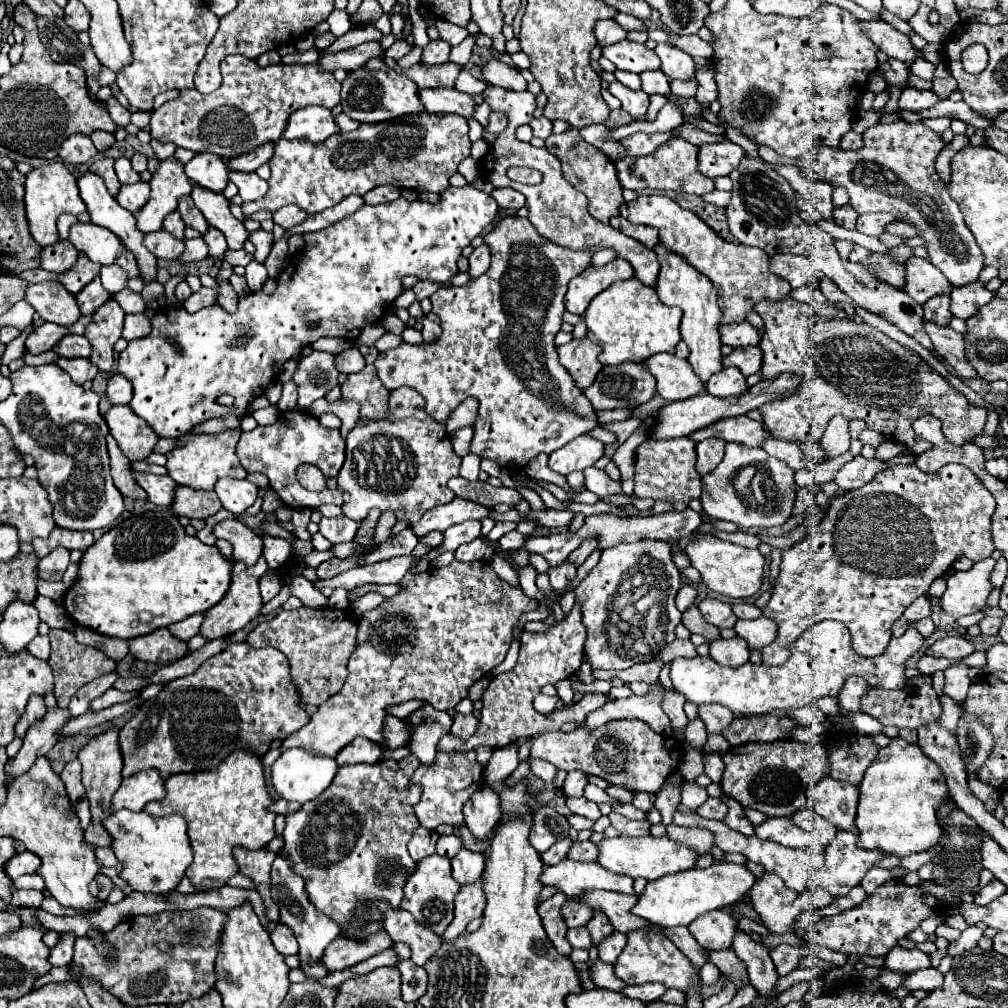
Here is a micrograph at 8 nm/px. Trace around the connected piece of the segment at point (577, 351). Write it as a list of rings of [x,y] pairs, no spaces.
[[[588,337],[572,339],[570,343],[558,347],[560,363],[568,369],[578,389],[582,391],[592,385],[594,375],[598,375],[598,371],[602,369],[602,363],[598,361],[598,353],[602,353],[602,349],[596,343],[592,343]]]

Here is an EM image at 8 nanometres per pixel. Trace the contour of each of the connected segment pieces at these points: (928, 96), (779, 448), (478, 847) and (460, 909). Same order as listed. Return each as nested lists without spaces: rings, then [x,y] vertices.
[[[906,87],[896,103],[896,107],[900,111],[910,111],[910,113],[920,113],[930,109],[932,105],[936,105],[938,97],[934,91],[920,91],[914,87]]]
[[[766,437],[766,441],[762,441],[762,449],[782,461],[786,461],[794,471],[806,469],[806,465],[802,465],[802,453],[798,453],[798,445],[790,445],[790,441],[782,441],[776,437]]]
[[[464,826],[459,829],[464,847],[473,852],[485,852],[490,847],[491,841],[495,836],[496,826],[492,829],[489,837],[483,841],[476,840],[469,829]]]
[[[482,879],[474,881],[474,883],[468,883],[468,885],[462,885],[454,903],[456,903],[454,921],[450,923],[450,927],[442,935],[448,941],[458,937],[460,933],[464,933],[466,925],[472,919],[482,917],[482,909],[486,905],[486,895],[484,895],[484,887],[482,887]]]

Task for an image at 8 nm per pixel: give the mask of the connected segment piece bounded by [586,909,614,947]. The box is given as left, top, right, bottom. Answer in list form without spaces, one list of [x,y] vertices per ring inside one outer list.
[[[594,909],[594,915],[592,915],[592,919],[590,919],[590,923],[586,927],[588,927],[590,935],[592,935],[594,947],[598,947],[598,941],[602,941],[606,935],[610,935],[614,931],[614,927],[610,925],[610,919],[598,909]]]

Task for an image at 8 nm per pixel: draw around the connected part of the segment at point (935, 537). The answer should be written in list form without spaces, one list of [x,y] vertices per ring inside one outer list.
[[[956,463],[942,467],[938,475],[922,473],[914,465],[896,465],[890,473],[882,473],[882,477],[870,481],[870,485],[832,497],[824,521],[800,543],[782,553],[780,575],[772,597],[764,607],[764,615],[774,619],[778,625],[778,637],[772,645],[762,649],[762,663],[782,665],[788,659],[790,643],[822,619],[842,621],[850,629],[854,651],[860,655],[882,655],[890,641],[890,625],[914,599],[930,589],[936,577],[944,575],[952,567],[954,559],[966,555],[972,561],[982,561],[992,555],[994,543],[990,519],[994,509],[994,497],[982,481],[966,465]]]

